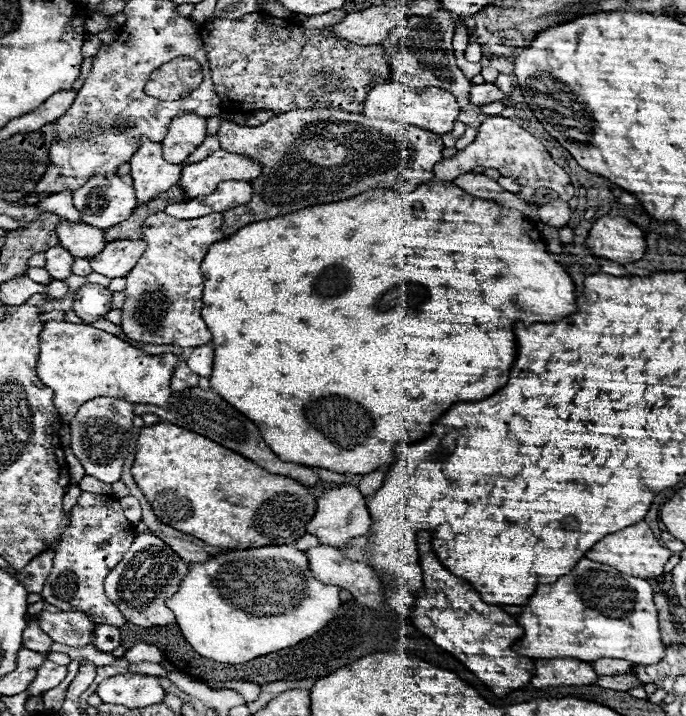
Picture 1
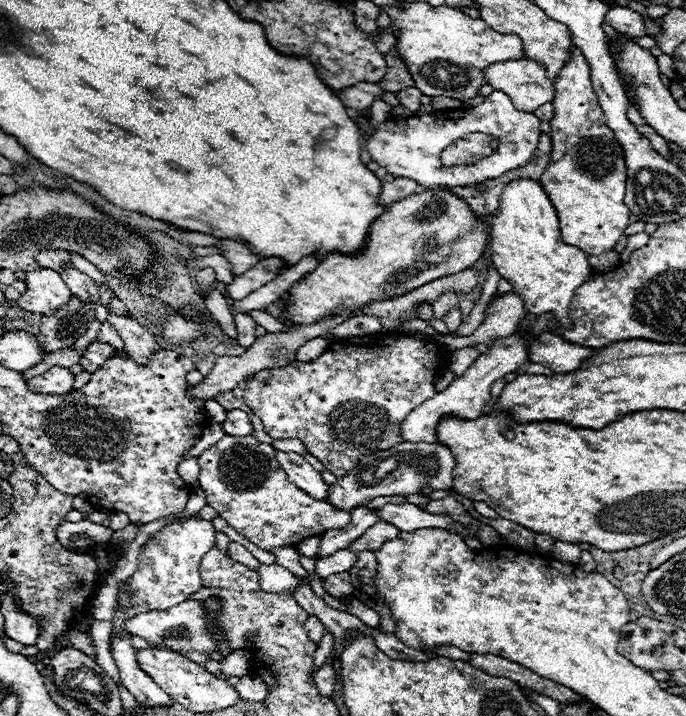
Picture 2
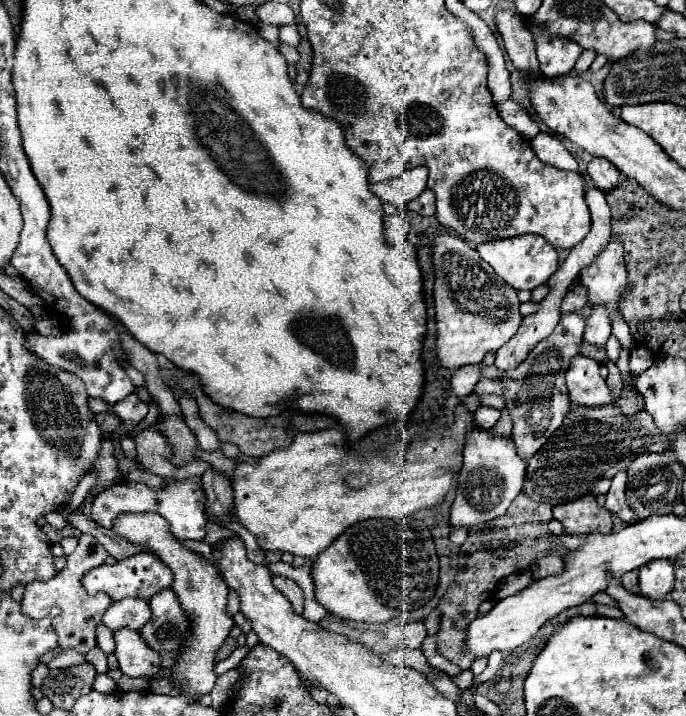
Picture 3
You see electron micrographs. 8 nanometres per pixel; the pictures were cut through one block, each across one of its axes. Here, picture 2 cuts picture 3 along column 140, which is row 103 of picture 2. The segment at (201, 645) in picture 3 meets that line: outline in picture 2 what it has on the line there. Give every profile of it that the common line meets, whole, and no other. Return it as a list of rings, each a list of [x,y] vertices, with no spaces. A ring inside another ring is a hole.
[[[532,58],[492,64],[484,70],[484,76],[494,90],[500,88],[502,92],[508,92],[508,96],[512,96],[512,104],[516,104],[516,108],[524,108],[524,112],[534,112],[554,98],[552,80],[546,78],[544,66]]]

